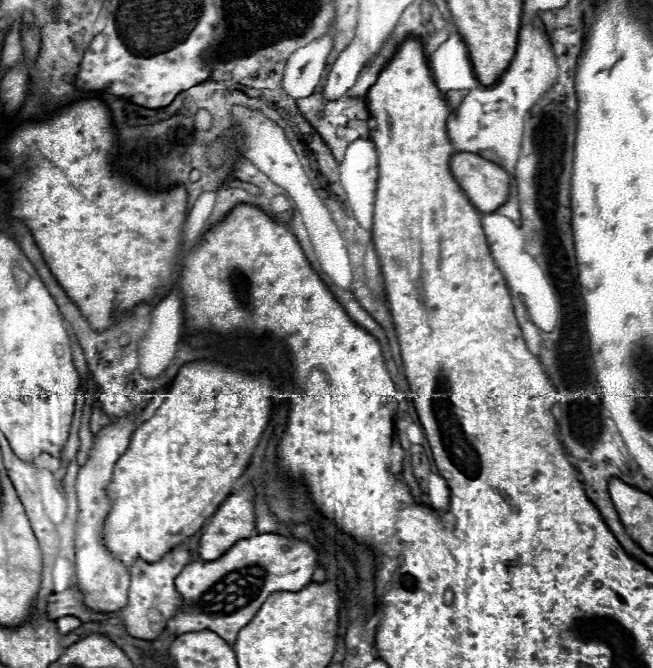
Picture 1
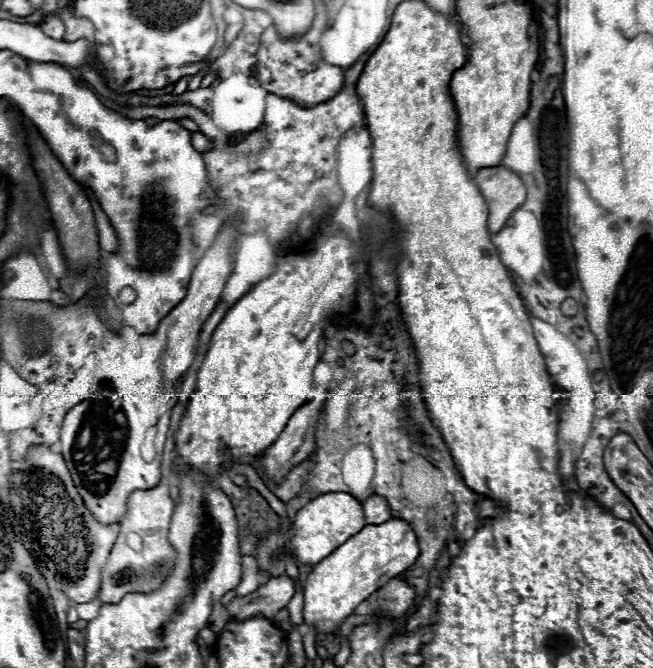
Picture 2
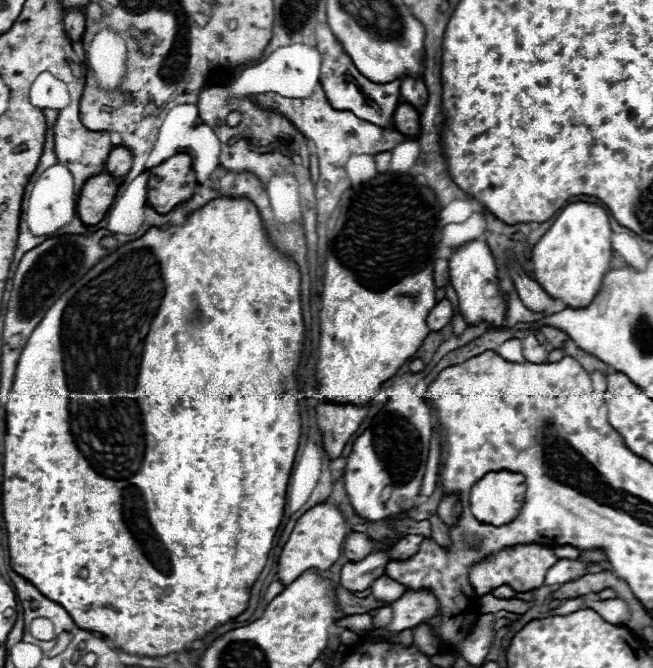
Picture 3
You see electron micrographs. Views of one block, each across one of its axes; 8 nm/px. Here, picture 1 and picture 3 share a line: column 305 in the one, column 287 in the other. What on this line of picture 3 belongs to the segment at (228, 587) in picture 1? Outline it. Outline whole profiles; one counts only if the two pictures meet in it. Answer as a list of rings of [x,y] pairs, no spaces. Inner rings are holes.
[[[318,504],[314,508],[310,508],[294,526],[282,554],[280,554],[280,560],[278,560],[278,580],[284,584],[284,588],[288,584],[292,584],[298,576],[302,576],[306,570],[314,568],[318,572],[326,572],[340,556],[342,552],[342,542],[344,542],[344,536],[346,536],[348,528],[346,528],[346,522],[340,514],[340,510],[336,506],[330,506],[330,504]]]

